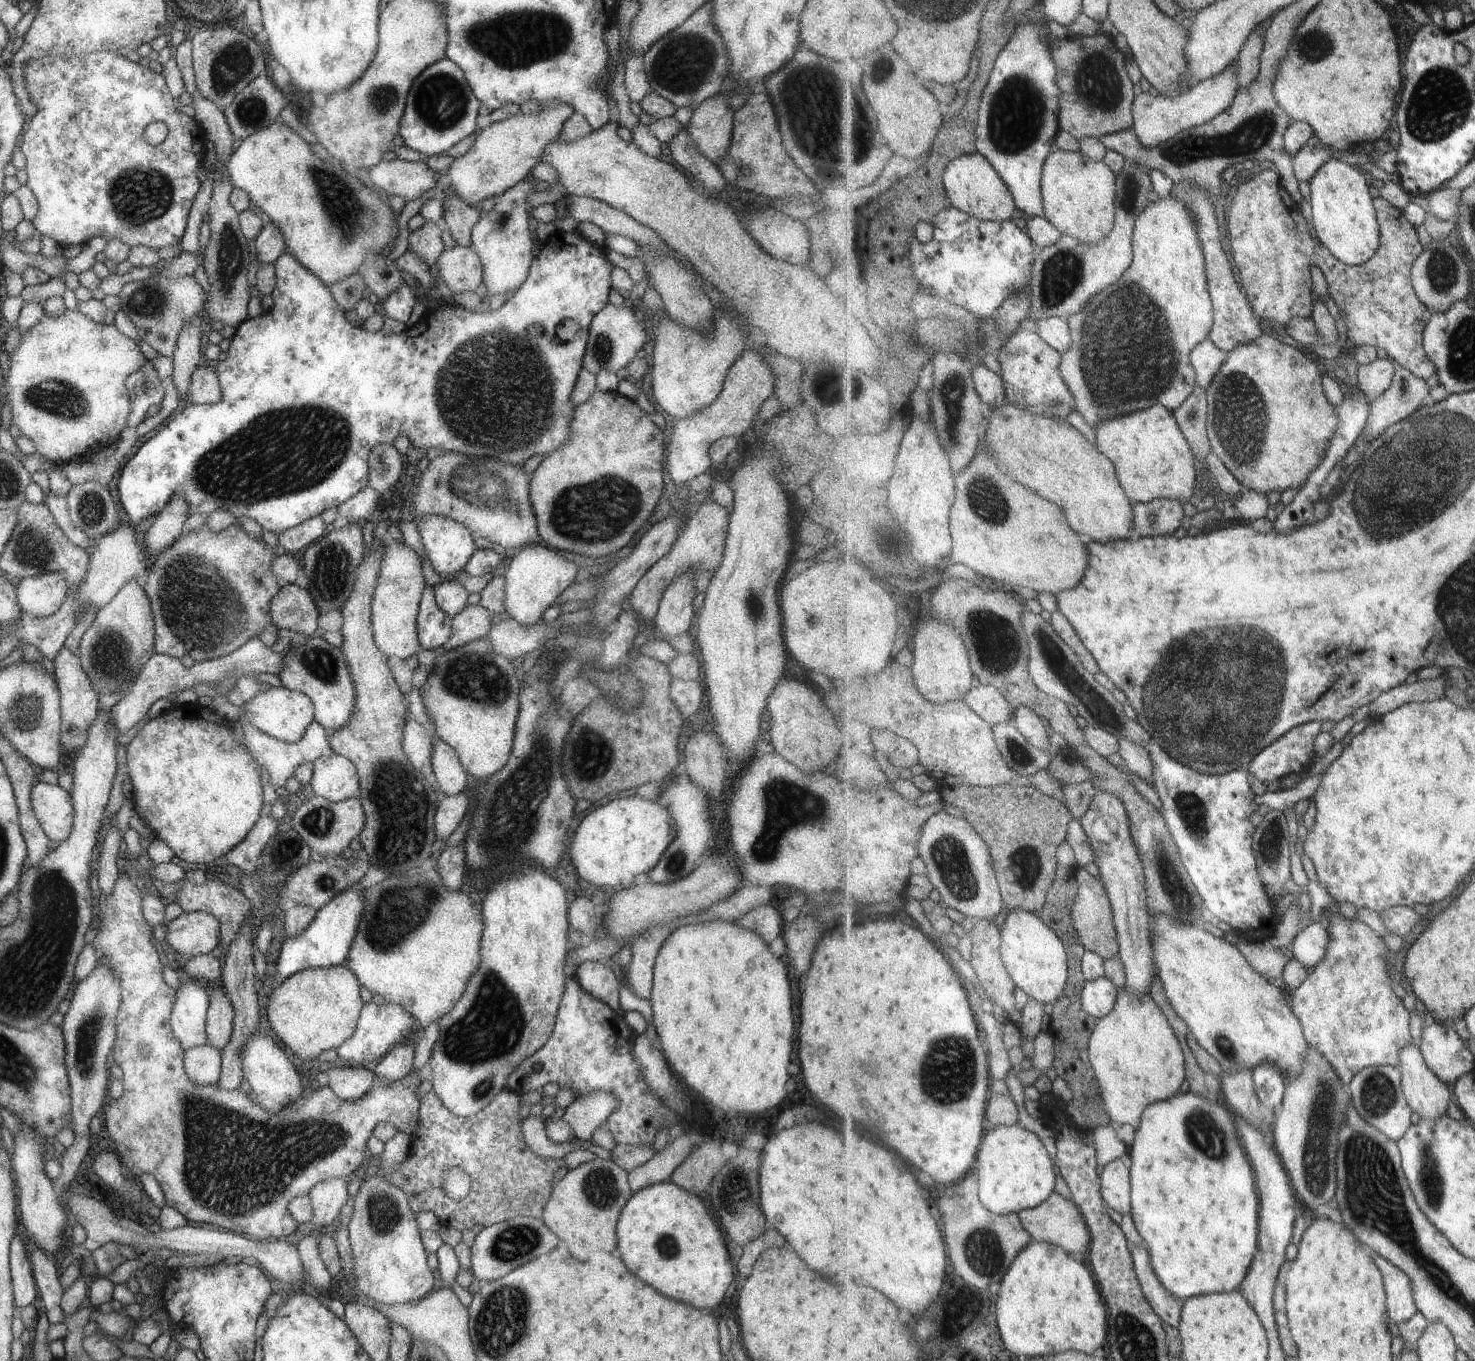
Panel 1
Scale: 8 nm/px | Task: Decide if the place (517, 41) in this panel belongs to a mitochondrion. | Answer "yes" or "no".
yes

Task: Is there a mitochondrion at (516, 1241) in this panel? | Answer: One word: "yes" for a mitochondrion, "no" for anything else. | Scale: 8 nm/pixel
yes

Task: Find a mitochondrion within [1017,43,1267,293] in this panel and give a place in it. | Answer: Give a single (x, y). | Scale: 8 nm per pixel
(1096, 83)

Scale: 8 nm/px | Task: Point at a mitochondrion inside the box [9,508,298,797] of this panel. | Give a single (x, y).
(200, 612)

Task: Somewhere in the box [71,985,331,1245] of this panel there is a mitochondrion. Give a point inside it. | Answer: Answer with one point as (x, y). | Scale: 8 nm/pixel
(88, 1037)

